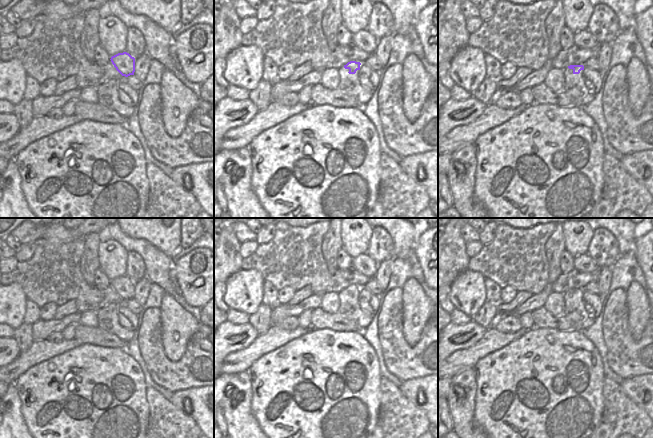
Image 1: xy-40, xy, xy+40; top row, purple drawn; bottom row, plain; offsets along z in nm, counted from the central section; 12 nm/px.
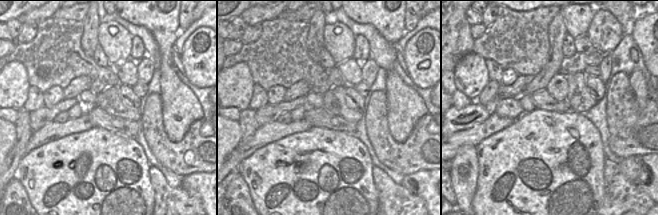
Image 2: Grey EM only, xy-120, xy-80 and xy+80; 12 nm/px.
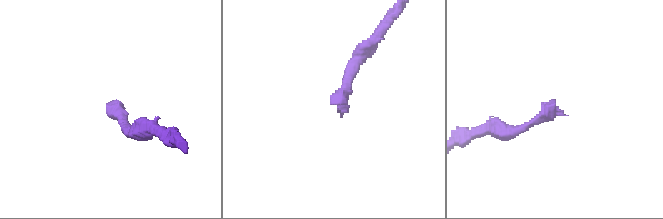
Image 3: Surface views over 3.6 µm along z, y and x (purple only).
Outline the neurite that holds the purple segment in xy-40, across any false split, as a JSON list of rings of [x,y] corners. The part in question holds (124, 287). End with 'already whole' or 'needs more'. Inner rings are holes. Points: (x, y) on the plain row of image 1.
[[[118,277],[111,281],[111,286],[116,294],[125,301],[134,299],[135,296],[135,282],[129,277]]]; already whole

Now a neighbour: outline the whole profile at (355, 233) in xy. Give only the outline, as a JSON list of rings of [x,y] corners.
[[[343,218],[340,236],[343,249],[354,258],[367,253],[372,228],[363,218]]]

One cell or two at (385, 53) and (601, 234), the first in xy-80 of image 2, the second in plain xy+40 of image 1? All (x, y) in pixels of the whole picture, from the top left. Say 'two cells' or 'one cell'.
two cells

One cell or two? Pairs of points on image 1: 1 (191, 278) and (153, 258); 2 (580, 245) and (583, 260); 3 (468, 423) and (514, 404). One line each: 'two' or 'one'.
1: two
2: two
3: two

